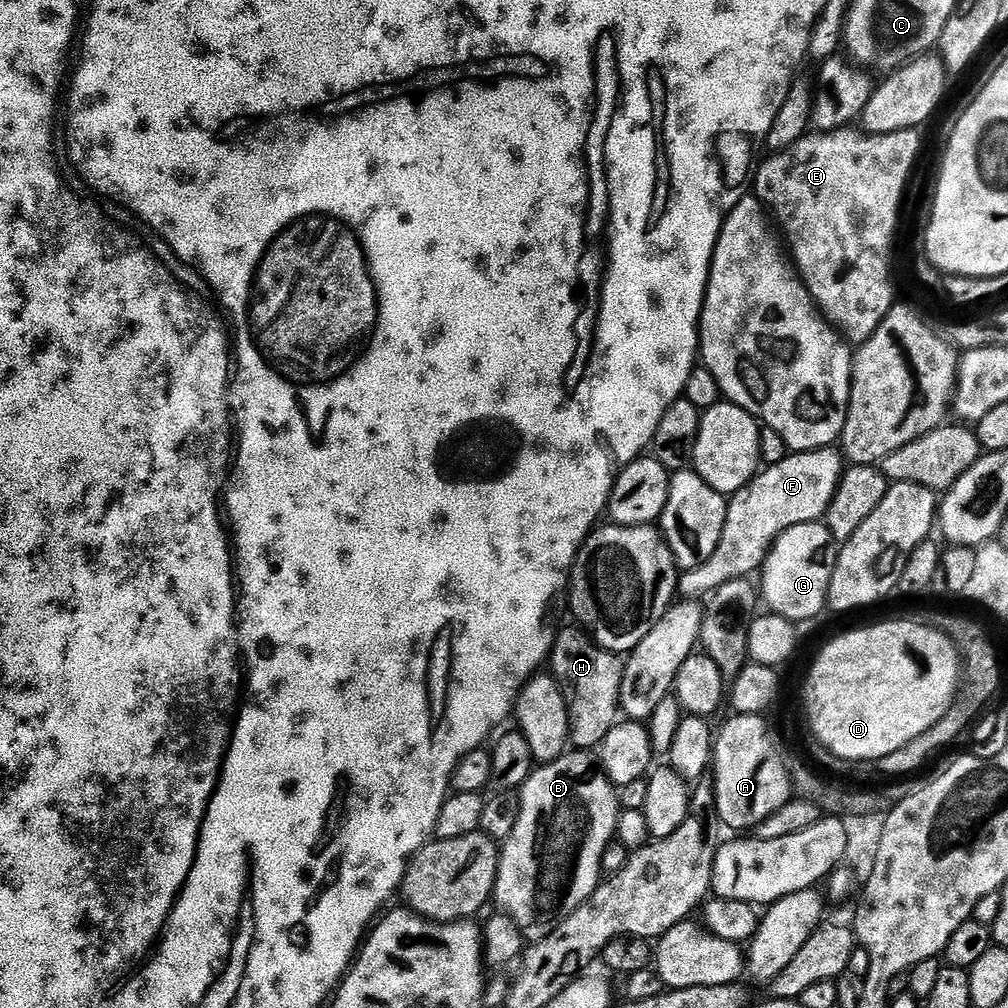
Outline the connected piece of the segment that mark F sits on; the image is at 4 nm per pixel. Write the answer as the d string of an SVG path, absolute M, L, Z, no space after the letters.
M819 451L788 454L784 460L757 472L742 491L731 497L718 550L714 550L714 554L706 557L697 568L679 577L679 595L684 598L707 597L726 582L751 577L751 572L759 573L776 545L777 536L790 530L790 526L823 521L832 499L836 497L842 475L842 468L836 465L835 458L824 455L828 454Z

